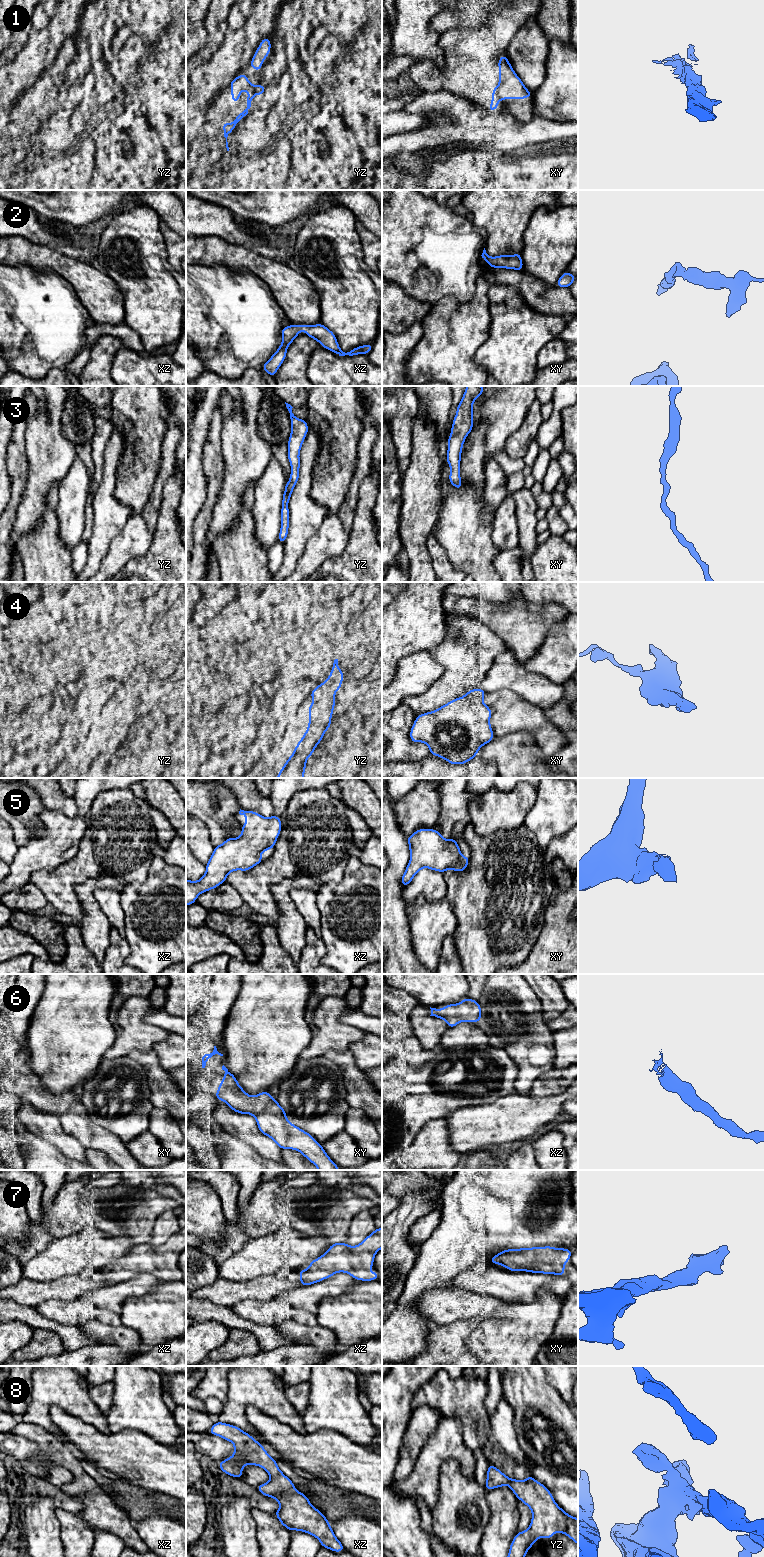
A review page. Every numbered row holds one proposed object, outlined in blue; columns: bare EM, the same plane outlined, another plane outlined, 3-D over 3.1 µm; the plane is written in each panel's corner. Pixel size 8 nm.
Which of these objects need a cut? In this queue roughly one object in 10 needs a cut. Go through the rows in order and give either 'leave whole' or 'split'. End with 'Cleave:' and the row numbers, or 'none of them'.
1: leave whole
2: leave whole
3: leave whole
4: leave whole
5: leave whole
6: leave whole
7: leave whole
8: leave whole
Cleave: none of them

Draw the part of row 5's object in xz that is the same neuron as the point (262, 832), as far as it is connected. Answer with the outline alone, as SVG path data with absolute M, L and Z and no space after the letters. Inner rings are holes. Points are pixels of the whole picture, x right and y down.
M239 811L245 815L245 825L238 838L228 837L222 844L215 846L206 872L197 881L186 879L186 905L195 903L197 897L206 891L217 888L226 882L227 875L236 870L249 871L263 862L261 854L271 850L279 837L282 823L280 817L263 817L255 811Z

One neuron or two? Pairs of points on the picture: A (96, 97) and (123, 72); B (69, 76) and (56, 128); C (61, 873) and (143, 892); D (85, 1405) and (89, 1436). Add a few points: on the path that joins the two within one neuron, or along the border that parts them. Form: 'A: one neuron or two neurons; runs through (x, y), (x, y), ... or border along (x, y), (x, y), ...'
A: two neurons; border along (107, 69), (117, 83)
B: two neurons; border along (89, 71), (86, 71), (70, 85)
C: two neurons; border along (147, 871), (147, 877), (144, 881), (127, 884)
D: two neurons; border along (66, 1412), (108, 1434)

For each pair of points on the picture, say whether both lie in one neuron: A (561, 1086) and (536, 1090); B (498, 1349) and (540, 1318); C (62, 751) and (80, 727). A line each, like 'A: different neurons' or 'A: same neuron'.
A: same neuron
B: same neuron
C: same neuron

